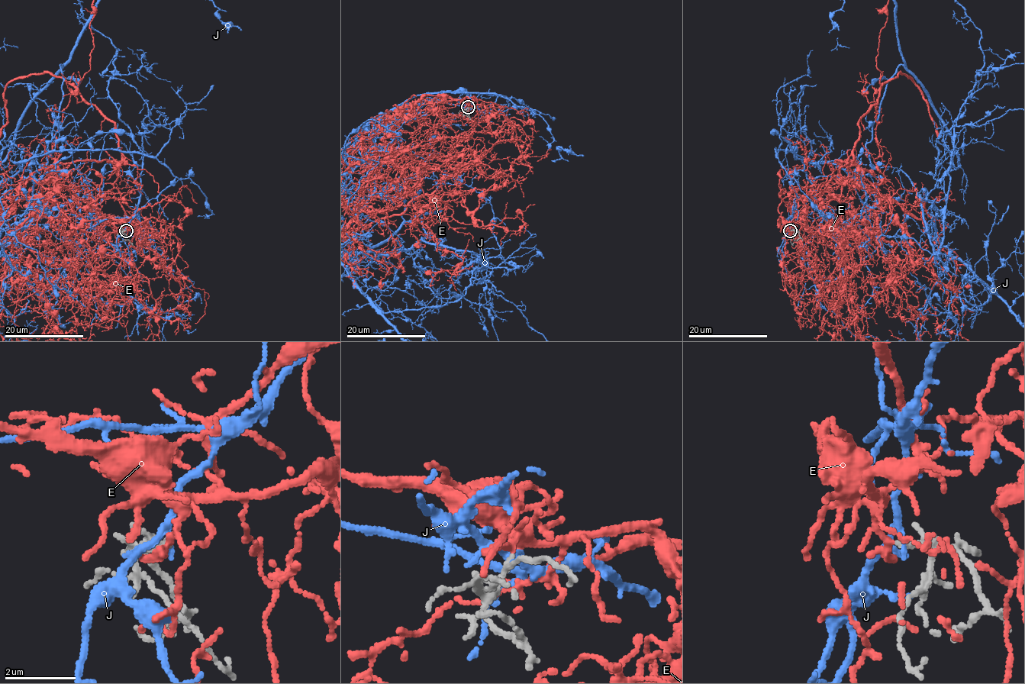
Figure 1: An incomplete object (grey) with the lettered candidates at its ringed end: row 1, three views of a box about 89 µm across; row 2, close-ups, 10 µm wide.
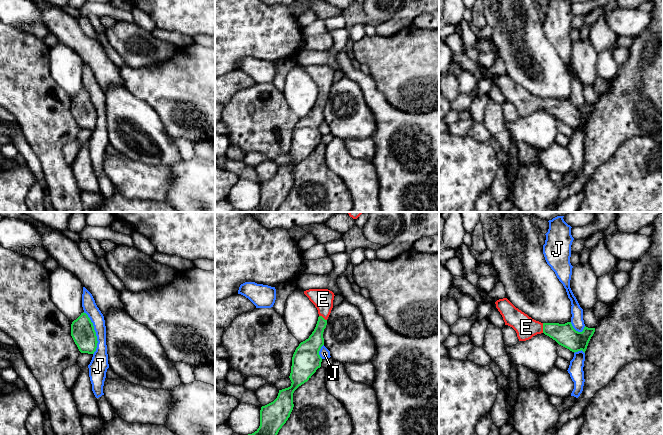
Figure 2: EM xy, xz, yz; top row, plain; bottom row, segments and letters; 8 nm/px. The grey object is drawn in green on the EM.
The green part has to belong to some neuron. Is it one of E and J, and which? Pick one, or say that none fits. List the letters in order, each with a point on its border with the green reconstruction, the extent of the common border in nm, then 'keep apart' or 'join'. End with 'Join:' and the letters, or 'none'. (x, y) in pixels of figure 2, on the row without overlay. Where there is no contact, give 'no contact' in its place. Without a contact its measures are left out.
E: yz (543, 104) | 80 nm | join
J: xy (95, 109) | 360 nm | keep apart
Join: E

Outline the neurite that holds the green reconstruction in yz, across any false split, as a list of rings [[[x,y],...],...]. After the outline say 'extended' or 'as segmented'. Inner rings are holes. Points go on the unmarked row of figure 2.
[[[507,74],[499,75],[495,80],[505,101],[516,107],[519,117],[526,117],[537,110],[544,109],[574,129],[581,126],[585,129],[595,108],[595,104],[586,102],[582,108],[578,108],[573,104],[571,98],[565,100],[541,99],[516,84]]]; extended

